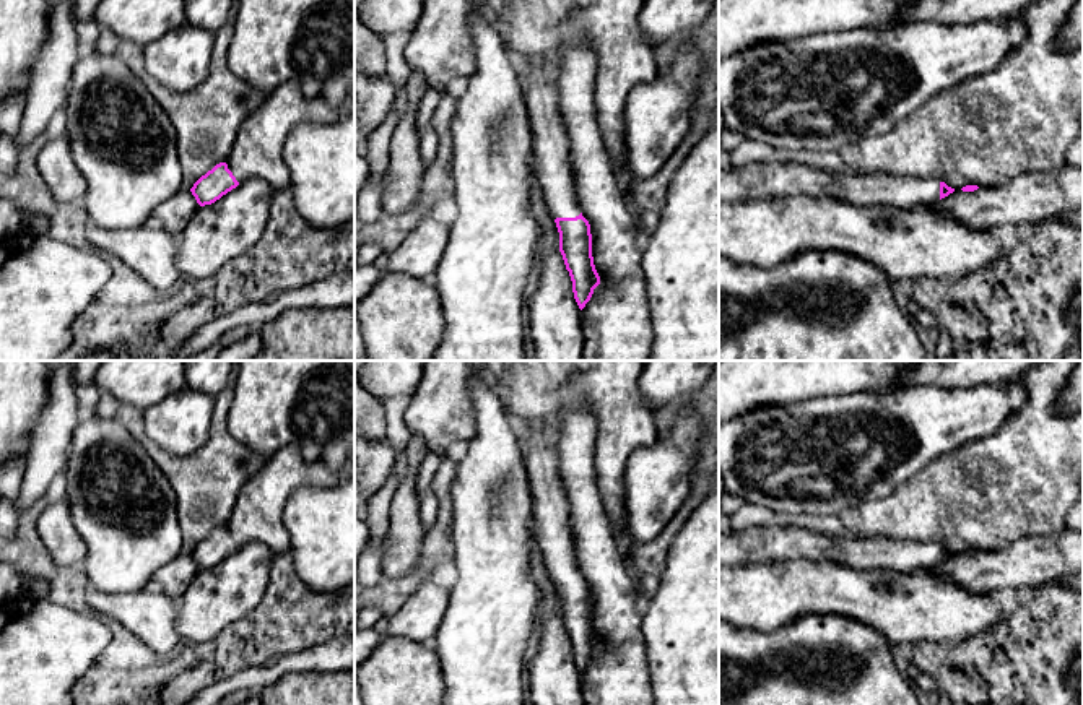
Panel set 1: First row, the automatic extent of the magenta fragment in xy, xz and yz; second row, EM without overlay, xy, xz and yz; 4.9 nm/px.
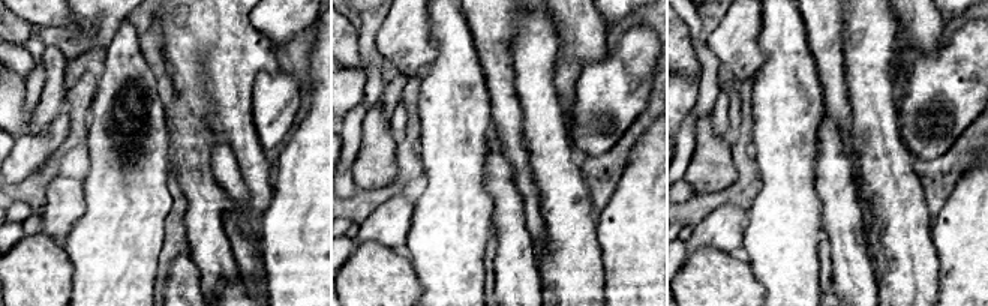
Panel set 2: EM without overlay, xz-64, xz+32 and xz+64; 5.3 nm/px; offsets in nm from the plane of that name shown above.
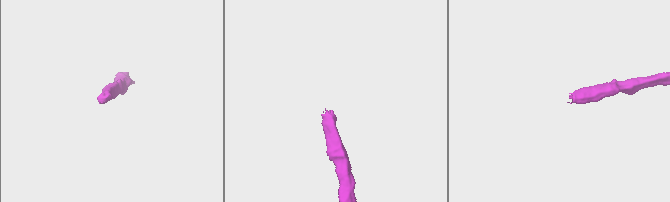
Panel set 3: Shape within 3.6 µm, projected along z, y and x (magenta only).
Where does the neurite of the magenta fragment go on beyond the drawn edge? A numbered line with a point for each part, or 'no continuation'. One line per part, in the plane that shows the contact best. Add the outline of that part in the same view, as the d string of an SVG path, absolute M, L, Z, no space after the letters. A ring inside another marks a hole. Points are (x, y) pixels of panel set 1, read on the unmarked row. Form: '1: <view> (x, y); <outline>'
1: xz (539, 392); M486 361L496 385L507 391L504 400L507 413L519 416L528 429L520 450L530 484L535 543L555 583L581 578L558 450L561 417L572 403L582 404L597 419L594 469L603 508L615 534L624 541L626 556L634 547L634 543L624 539L626 463L636 448L652 447L659 440L654 411L639 391L639 377L644 365L646 361Z

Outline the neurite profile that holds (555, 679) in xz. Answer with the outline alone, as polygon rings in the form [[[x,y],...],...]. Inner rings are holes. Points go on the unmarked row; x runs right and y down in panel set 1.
[[[537,543],[530,552],[530,575],[540,595],[535,625],[542,627],[538,651],[527,664],[530,700],[533,705],[584,705],[581,673],[559,616],[559,596]]]

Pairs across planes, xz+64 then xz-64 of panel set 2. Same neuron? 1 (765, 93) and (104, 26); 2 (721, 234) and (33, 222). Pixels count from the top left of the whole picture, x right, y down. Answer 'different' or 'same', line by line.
1: different
2: different

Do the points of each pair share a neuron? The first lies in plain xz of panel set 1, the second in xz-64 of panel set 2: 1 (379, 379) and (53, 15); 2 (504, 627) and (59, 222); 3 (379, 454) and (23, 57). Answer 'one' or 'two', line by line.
1: one
2: two
3: one

